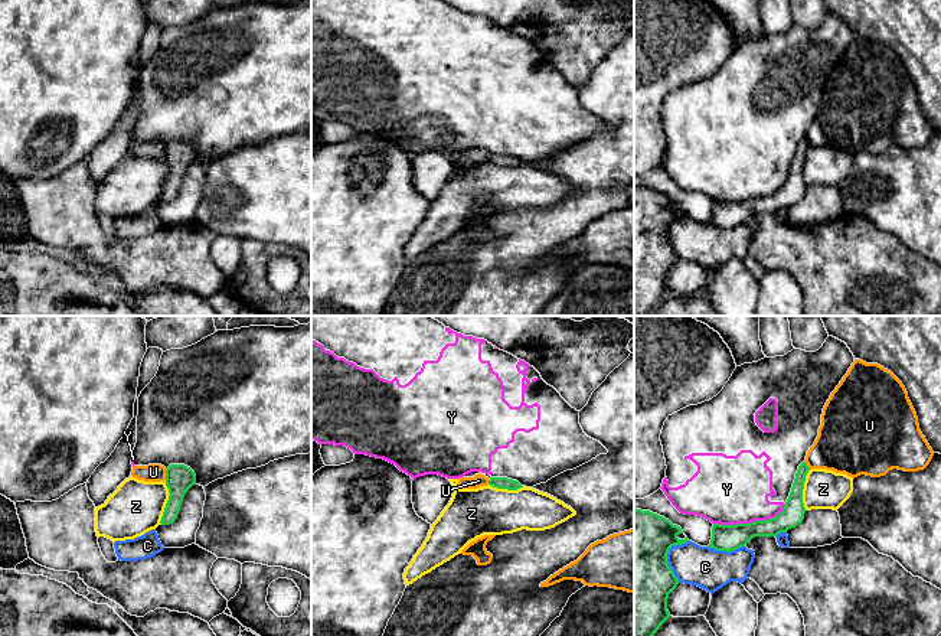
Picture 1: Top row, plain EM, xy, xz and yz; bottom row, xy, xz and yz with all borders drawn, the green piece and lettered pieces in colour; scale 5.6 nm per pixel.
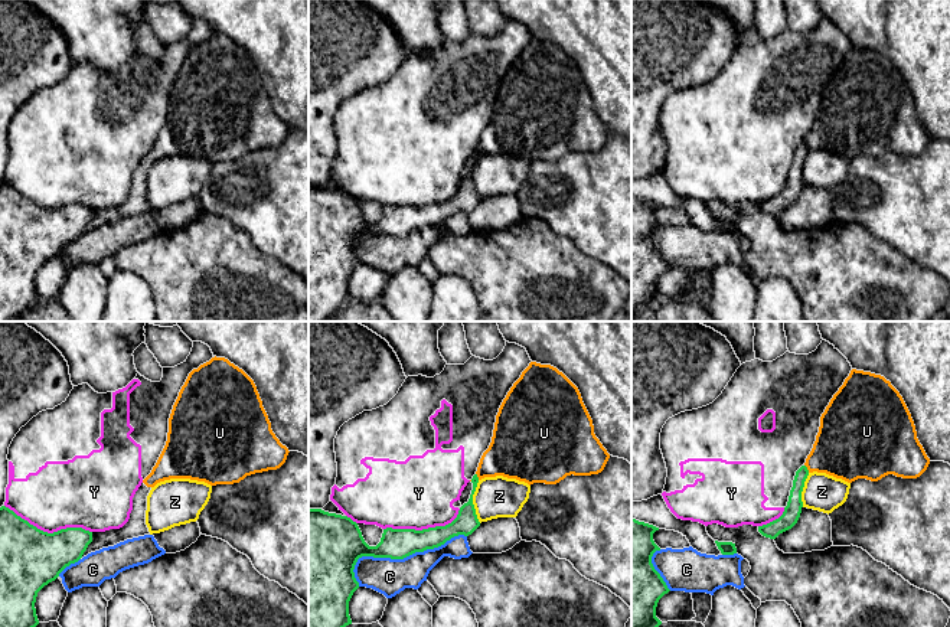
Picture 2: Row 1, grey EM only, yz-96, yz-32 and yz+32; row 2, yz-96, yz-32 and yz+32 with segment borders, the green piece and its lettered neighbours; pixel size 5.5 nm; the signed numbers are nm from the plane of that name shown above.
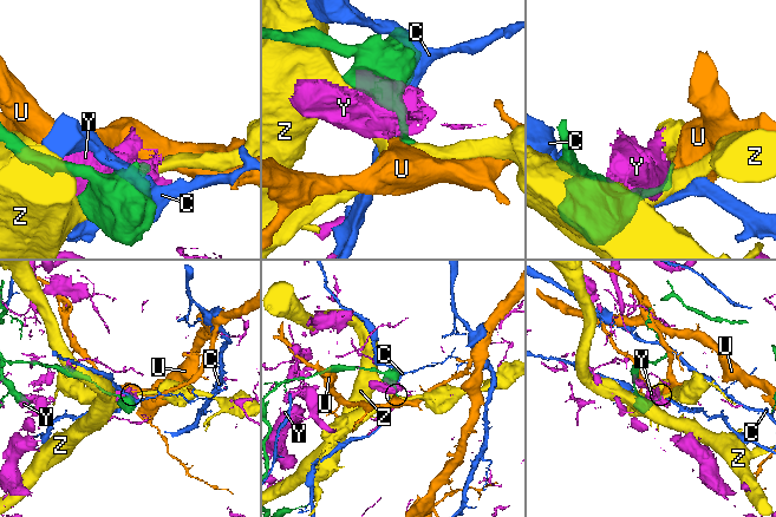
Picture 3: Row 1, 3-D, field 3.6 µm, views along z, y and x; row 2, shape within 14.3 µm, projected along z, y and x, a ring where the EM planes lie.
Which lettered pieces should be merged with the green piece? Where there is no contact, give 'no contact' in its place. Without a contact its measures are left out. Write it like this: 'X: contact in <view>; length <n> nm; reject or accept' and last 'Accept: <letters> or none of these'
C: contact in yz; length 240 nm; reject
U: contact in xy; length 60 nm; reject
Y: contact in yz; length 420 nm; reject
Z: contact in xy; length 240 nm; reject
Accept: none of these

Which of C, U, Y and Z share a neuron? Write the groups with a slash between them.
C / U / Y / Z

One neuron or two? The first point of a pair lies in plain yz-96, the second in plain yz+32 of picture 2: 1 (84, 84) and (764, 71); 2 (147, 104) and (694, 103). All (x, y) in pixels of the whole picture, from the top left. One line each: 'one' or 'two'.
1: one
2: one

